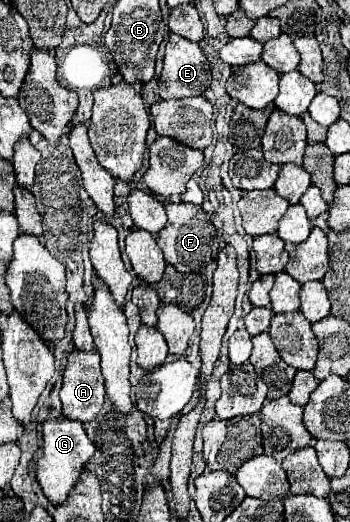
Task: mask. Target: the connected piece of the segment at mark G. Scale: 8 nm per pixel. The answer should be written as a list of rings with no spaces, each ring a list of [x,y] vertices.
[[[64,416],[44,422],[44,456],[38,460],[38,468],[36,468],[36,480],[44,492],[44,496],[54,504],[62,504],[68,500],[70,490],[76,486],[82,470],[86,468],[86,464],[90,462],[90,458],[96,452],[96,446],[88,440],[84,426],[76,420],[66,420]]]

